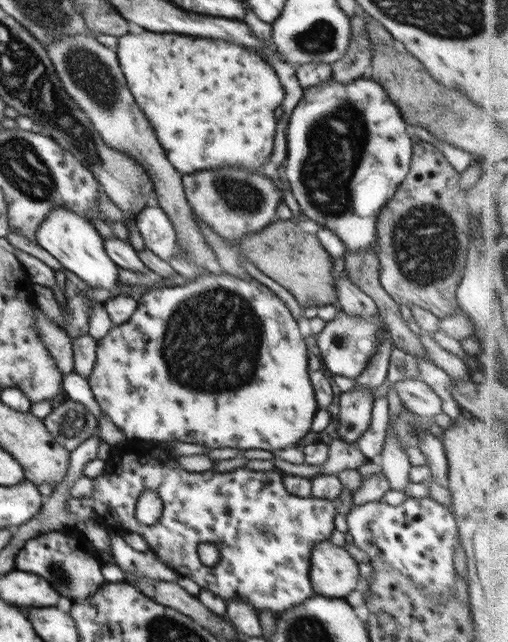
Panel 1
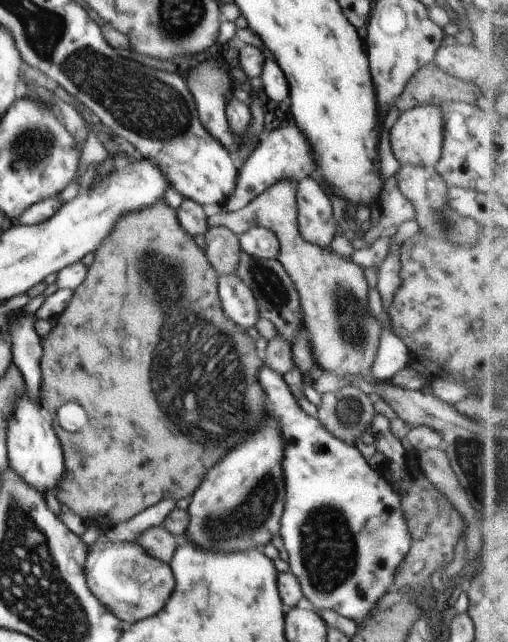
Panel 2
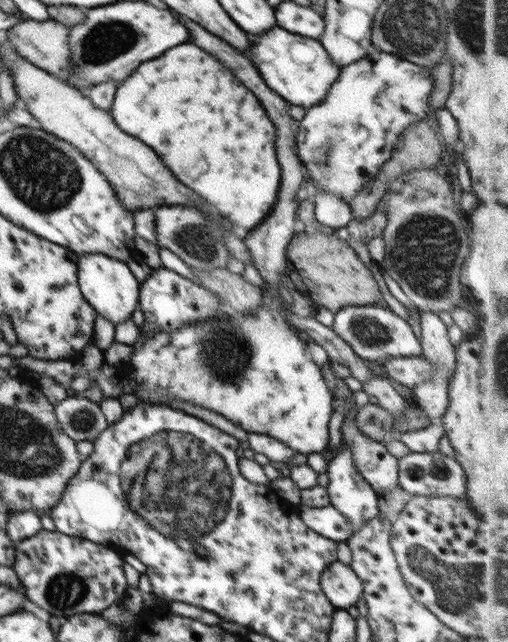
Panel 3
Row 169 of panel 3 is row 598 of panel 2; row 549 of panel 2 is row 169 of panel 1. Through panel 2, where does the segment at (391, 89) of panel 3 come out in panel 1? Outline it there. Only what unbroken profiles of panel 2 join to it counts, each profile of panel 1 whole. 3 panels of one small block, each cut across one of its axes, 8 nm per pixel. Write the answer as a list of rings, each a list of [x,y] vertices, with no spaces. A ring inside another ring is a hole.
[[[370,76],[365,78],[358,78],[354,82],[348,84],[340,84],[340,82],[331,81],[312,86],[303,90],[302,100],[294,108],[290,119],[288,120],[288,128],[286,129],[286,154],[287,157],[283,166],[286,169],[286,180],[290,183],[290,190],[296,198],[301,212],[304,212],[310,220],[320,224],[321,227],[332,230],[346,246],[347,250],[351,252],[360,252],[360,250],[372,250],[375,252],[376,248],[376,216],[380,210],[384,208],[393,194],[396,192],[399,184],[406,178],[408,170],[410,170],[411,158],[413,155],[413,143],[411,137],[406,132],[406,124],[404,123],[403,116],[400,116],[398,108],[394,106],[394,102],[389,99],[389,96],[380,86],[380,82],[372,79]]]

